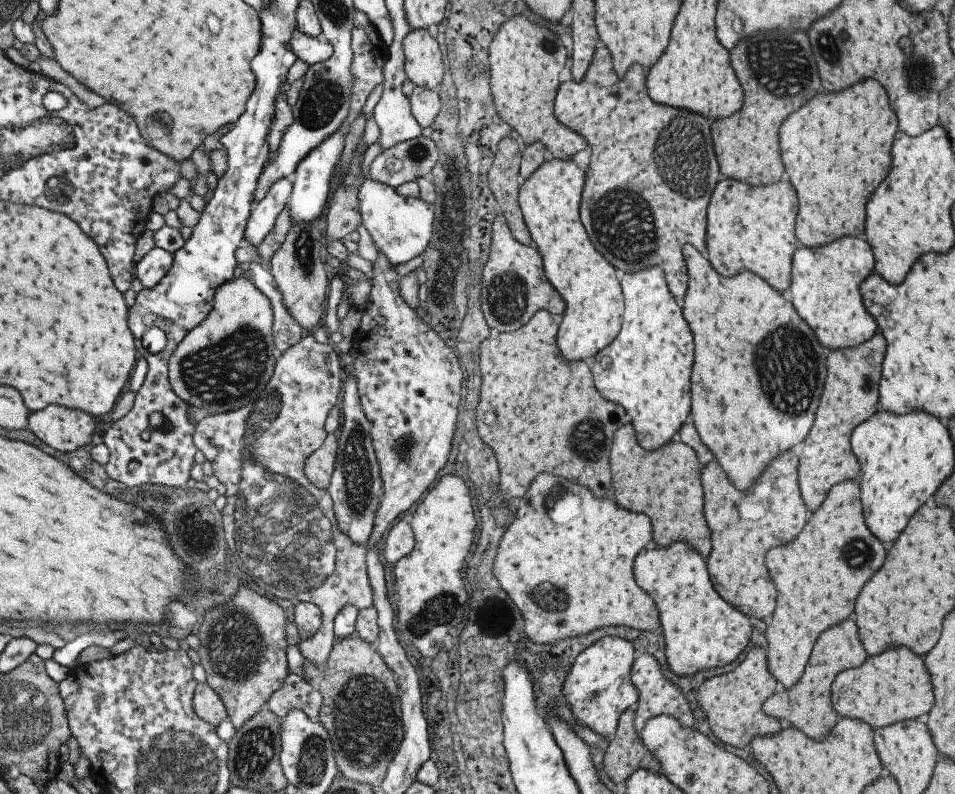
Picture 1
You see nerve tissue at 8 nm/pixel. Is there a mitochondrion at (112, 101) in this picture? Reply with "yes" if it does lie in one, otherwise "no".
no

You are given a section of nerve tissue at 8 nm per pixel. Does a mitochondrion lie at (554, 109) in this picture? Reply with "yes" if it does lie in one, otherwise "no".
no

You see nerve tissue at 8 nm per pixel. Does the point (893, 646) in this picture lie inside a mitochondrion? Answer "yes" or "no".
no

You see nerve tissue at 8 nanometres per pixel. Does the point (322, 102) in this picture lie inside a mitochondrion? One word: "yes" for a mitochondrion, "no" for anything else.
yes

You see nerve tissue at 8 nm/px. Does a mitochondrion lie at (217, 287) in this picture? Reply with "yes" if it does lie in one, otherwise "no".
no

